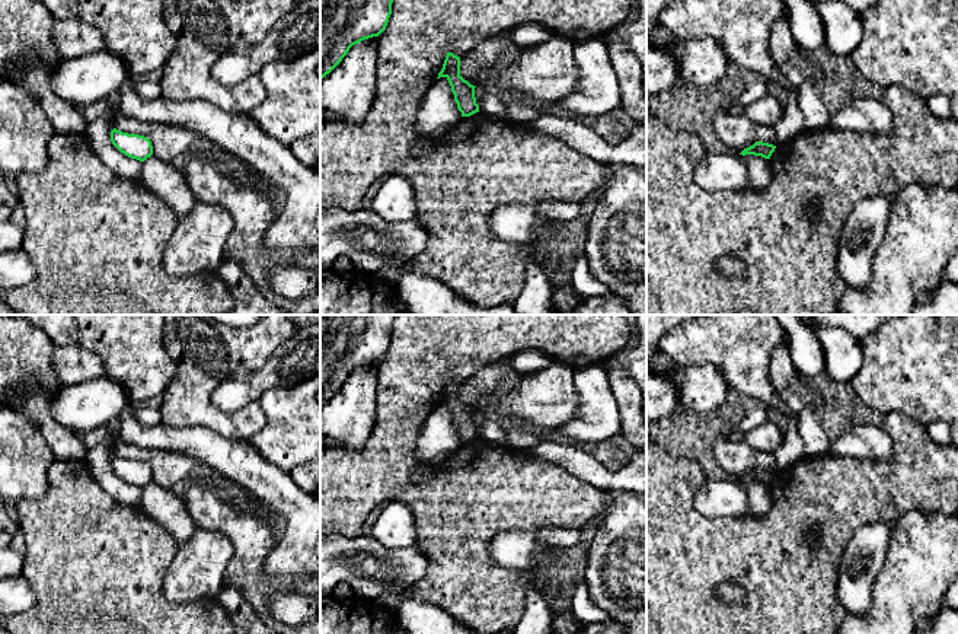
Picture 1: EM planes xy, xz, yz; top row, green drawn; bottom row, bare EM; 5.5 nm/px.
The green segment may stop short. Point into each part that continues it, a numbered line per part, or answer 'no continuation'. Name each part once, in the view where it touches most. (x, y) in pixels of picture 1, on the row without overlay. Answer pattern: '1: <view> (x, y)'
no continuation

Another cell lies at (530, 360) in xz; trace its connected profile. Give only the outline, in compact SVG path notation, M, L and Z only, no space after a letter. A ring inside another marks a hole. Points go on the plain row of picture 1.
M527 348L510 357L515 375L539 373L550 363L550 357L539 350Z

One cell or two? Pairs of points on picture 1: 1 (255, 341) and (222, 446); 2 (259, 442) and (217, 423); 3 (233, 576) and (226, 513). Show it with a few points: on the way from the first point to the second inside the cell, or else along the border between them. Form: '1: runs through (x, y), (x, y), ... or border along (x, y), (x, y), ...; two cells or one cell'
1: border along (191, 427), (208, 427), (227, 437), (246, 440); two cells
2: border along (261, 405), (265, 414), (265, 424), (246, 439); two cells
3: runs through (240, 560), (240, 529); one cell

